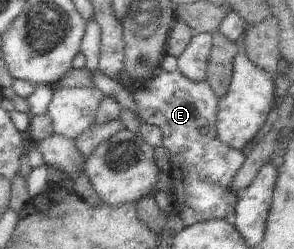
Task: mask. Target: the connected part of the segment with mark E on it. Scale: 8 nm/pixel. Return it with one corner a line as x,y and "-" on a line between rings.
176,70
172,72
157,71
152,78
144,82
134,82
130,78
123,78
121,83
131,92
137,106
136,112
142,122
155,124
161,128
162,144
168,148
171,154
171,167
168,173
173,180
174,203
176,203
176,210
180,210
179,217
183,219
184,226
189,227
193,223
210,219
224,219
226,216
224,212
227,212
224,210
224,206
202,206
204,202
210,204
210,200
200,198
200,196
206,194
204,190
214,190
214,188
206,188
206,186
216,186
216,190
222,190
222,192
230,190
233,178
245,161
245,155
242,151
233,149
218,138
217,106
219,98
214,94
208,81
204,80
199,83
191,81

